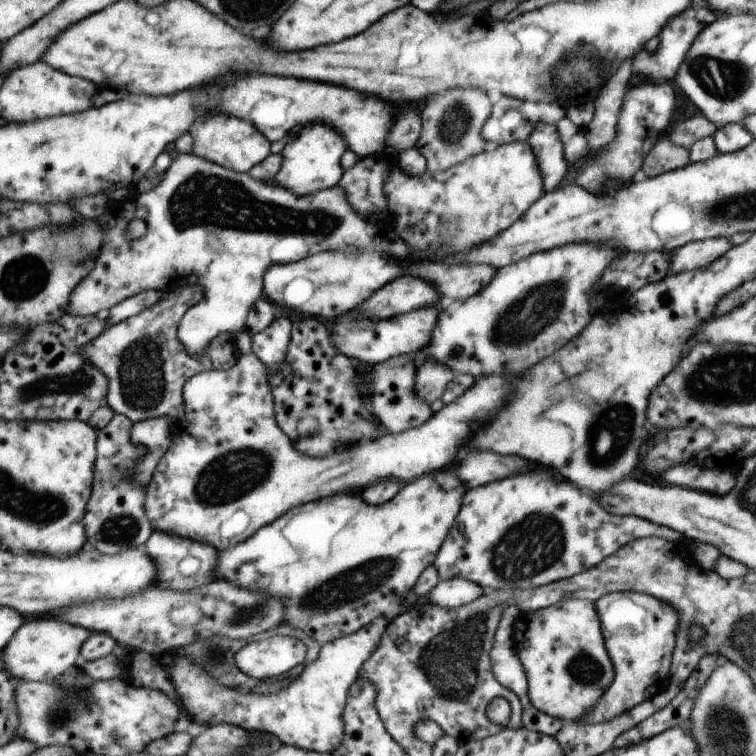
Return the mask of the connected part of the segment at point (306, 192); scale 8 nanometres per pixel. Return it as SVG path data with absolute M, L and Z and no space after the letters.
M311 124L299 128L291 135L289 142L281 152L283 163L274 183L281 185L290 192L296 192L296 196L310 196L318 191L336 187L342 178L341 164L348 145L341 133L324 124Z

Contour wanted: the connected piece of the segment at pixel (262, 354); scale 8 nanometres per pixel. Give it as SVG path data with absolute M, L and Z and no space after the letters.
M284 316L276 317L258 334L251 336L251 352L259 357L262 364L277 373L277 366L285 359L288 343L291 339L292 323Z

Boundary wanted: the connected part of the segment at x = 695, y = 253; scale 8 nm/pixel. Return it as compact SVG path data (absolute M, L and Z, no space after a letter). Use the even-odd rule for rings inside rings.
M716 237L685 244L684 247L669 252L670 272L693 271L708 266L732 248L734 248L733 242L728 237Z

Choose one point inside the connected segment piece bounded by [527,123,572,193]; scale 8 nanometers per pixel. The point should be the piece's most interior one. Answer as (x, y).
(545, 142)

